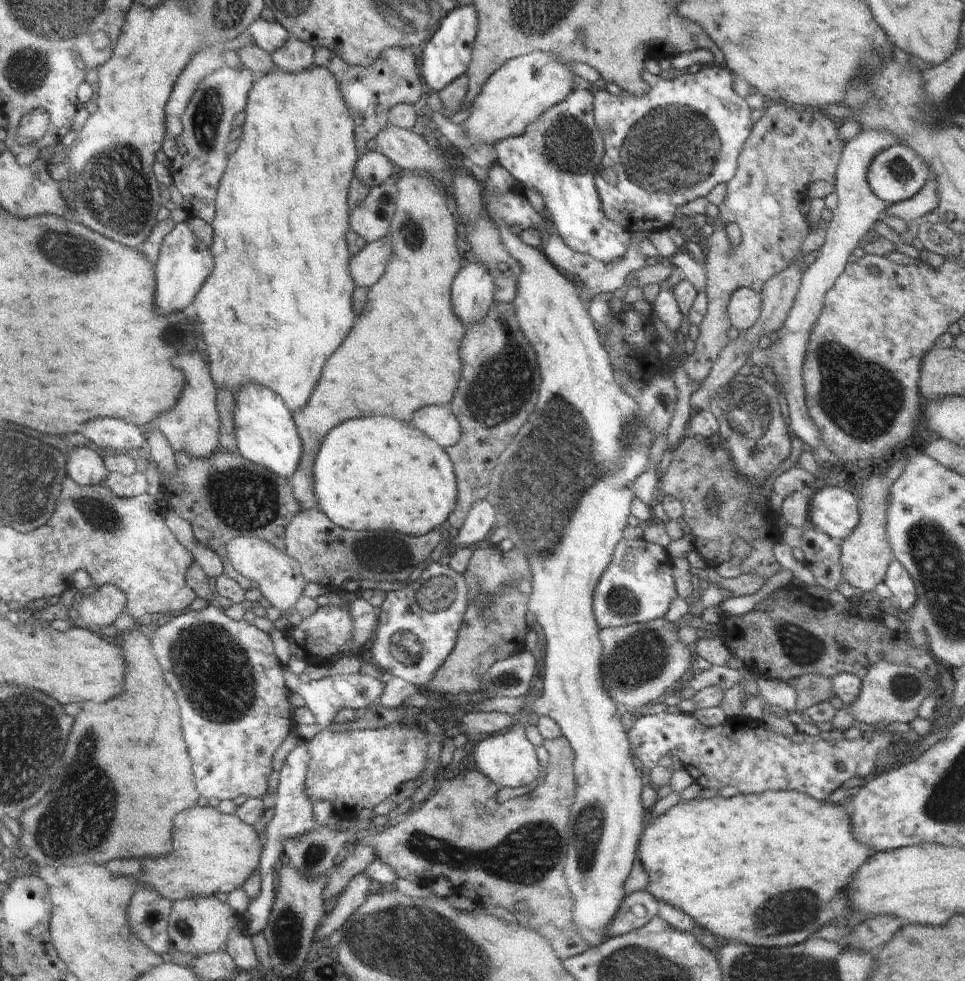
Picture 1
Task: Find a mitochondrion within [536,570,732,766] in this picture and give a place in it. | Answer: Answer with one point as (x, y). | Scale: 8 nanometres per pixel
(638, 658)

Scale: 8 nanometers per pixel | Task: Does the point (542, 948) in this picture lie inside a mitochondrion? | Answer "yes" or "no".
no

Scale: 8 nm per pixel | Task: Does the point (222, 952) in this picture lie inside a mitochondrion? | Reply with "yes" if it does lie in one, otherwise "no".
no

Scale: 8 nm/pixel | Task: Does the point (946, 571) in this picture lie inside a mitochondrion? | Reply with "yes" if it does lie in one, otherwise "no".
yes

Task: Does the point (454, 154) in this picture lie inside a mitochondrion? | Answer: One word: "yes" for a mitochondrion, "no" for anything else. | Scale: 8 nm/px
no

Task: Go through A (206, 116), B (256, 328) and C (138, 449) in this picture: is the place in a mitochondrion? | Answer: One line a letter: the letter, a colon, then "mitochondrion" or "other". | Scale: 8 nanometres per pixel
A: mitochondrion
B: other
C: other

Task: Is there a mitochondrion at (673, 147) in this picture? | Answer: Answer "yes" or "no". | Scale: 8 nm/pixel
yes

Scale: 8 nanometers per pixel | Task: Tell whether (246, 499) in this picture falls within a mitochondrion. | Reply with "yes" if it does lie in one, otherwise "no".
yes

